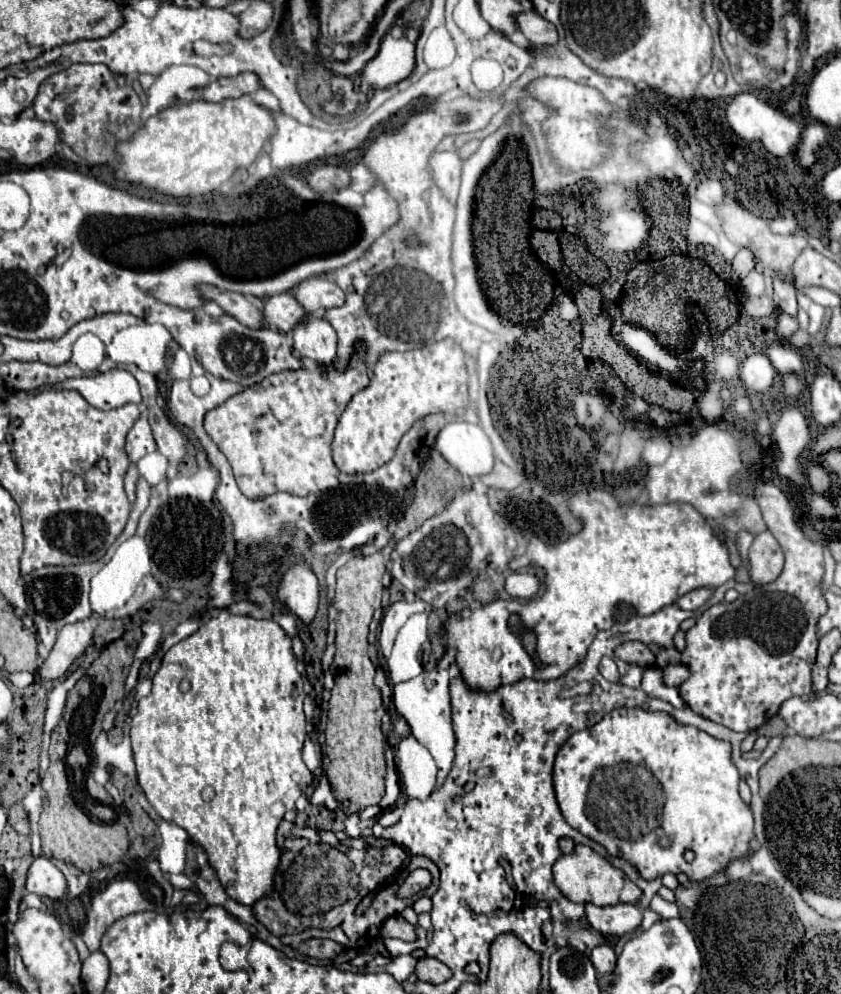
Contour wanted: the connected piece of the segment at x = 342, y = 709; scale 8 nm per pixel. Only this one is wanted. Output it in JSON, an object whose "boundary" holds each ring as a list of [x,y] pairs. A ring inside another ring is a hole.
{"boundary":[[[382,553],[368,557],[354,557],[338,569],[334,607],[338,609],[336,619],[336,655],[330,665],[334,675],[334,689],[330,697],[328,727],[326,727],[326,755],[330,759],[326,775],[330,779],[334,797],[342,803],[348,799],[352,811],[360,811],[368,805],[378,805],[384,797],[384,735],[380,721],[384,715],[380,689],[374,685],[374,665],[368,657],[368,625],[372,621],[374,607],[380,605],[382,597],[382,575],[386,561]]]}

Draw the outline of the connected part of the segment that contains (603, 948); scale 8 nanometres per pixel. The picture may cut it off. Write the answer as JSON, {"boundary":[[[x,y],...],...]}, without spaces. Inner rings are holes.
{"boundary":[[[600,945],[592,951],[592,957],[590,957],[592,965],[596,967],[598,973],[612,973],[614,967],[616,967],[616,955],[614,955],[614,949],[610,945]]]}

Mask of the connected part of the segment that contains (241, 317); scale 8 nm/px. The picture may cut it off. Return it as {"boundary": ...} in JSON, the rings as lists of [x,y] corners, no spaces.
{"boundary":[[[204,287],[204,295],[212,301],[216,301],[228,315],[236,317],[242,325],[250,329],[264,329],[264,313],[262,303],[254,297],[240,295],[240,293],[224,293],[216,287]]]}

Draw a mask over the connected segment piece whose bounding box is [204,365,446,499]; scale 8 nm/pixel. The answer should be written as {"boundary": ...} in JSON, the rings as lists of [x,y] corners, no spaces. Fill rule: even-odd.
{"boundary":[[[322,365],[314,371],[302,367],[290,373],[274,373],[206,413],[204,429],[230,461],[236,483],[248,499],[264,499],[278,491],[300,497],[310,493],[322,495],[338,485],[368,485],[386,491],[406,489],[416,481],[422,469],[420,463],[424,463],[434,449],[434,439],[446,425],[446,417],[432,415],[432,425],[426,425],[426,419],[418,421],[402,437],[396,455],[384,467],[360,477],[346,475],[334,465],[330,445],[340,415],[350,399],[368,385],[368,381],[366,365],[352,365],[348,373]]]}

